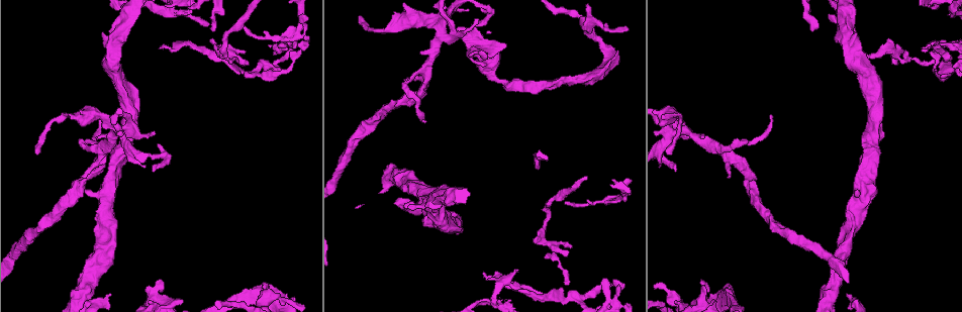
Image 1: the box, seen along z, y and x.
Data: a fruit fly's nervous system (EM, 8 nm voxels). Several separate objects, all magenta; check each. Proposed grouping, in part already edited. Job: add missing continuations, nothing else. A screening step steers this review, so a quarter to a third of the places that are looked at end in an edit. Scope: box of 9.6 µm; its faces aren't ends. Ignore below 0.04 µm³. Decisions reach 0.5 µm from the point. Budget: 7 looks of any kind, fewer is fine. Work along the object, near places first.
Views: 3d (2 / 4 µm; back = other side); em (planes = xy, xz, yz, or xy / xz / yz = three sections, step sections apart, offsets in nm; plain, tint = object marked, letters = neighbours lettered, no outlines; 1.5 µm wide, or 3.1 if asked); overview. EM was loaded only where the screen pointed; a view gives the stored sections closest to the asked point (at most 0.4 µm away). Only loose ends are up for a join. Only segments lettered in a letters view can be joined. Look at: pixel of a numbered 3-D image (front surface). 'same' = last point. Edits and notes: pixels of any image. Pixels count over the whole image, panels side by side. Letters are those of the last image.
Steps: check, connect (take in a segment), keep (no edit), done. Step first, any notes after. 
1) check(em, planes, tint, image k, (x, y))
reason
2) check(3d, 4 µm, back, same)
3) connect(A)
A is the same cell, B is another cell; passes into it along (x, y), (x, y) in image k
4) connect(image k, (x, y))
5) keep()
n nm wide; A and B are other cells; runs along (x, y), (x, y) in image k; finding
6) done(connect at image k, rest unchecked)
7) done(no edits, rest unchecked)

check(em, planes, letters, image 1, (858, 192))
stops while still wide

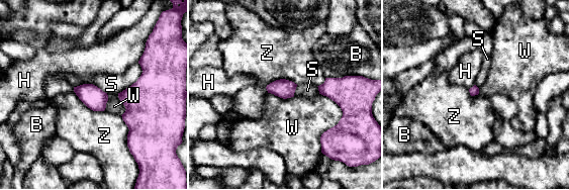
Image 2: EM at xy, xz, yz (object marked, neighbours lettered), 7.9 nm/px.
keep()
B, H, S, W and Z are other cells; border along (319, 93), (342, 111), (321, 153) in image 2; no lettered segment goes on from it

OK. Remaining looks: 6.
check(em, xz, step 4, letters, image 1, (423, 120))
thin end

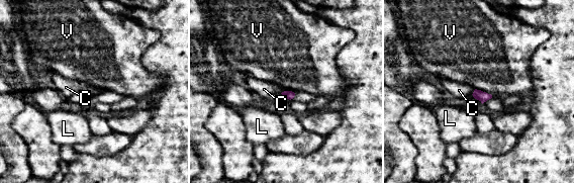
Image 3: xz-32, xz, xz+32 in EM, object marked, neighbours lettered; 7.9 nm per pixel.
check(em, planes, letters, same)

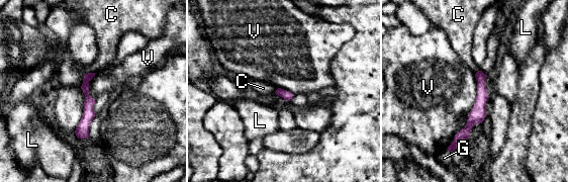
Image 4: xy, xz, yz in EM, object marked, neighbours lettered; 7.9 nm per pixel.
keep()
70 nm wide; C, G, L and V are other cells; no lettered segment goes on from it

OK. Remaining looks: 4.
check(3d, 2 µm, image 1, (482, 52))
an open end

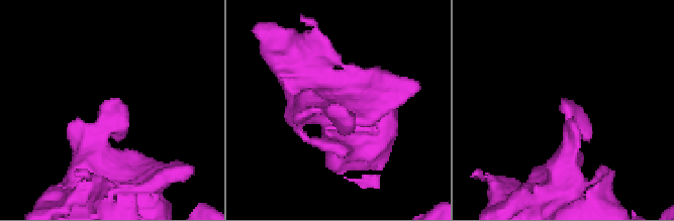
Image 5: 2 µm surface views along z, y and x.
check(em, xy, step 4, tint, image 5, (561, 99))

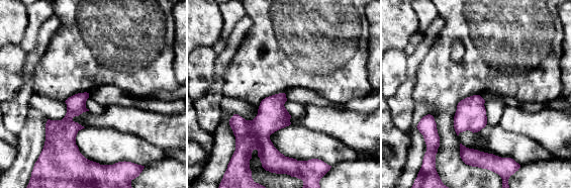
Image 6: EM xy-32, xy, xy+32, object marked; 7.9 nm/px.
check(em, planes, letters, same)

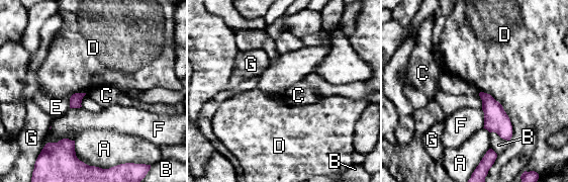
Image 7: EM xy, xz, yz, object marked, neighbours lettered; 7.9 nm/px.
keep()
A, B, C, D, E, F and G are other cells; no lettered segment goes on from it

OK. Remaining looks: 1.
done(no edits, rest unchecked)

